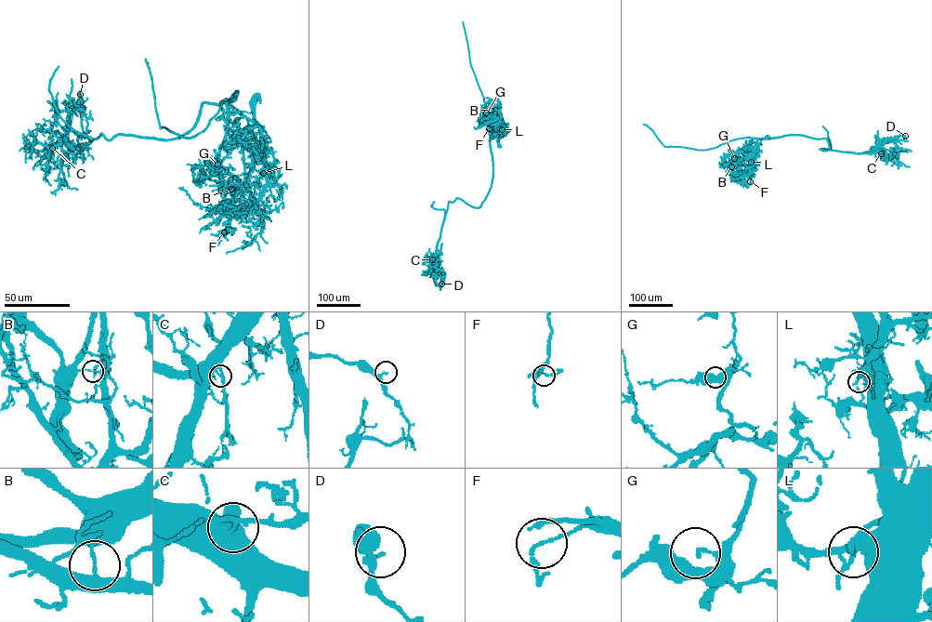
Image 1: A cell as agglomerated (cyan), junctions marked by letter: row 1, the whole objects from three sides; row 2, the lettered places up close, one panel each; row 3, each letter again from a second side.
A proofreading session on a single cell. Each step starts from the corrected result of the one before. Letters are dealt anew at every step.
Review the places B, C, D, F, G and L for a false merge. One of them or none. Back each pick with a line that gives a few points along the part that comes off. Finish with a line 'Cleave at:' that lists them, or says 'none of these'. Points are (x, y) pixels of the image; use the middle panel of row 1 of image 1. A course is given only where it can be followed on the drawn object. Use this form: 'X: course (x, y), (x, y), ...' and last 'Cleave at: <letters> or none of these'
B: course (491, 110), (492, 121), (502, 131), (496, 121), (497, 99)
Cleave at: B

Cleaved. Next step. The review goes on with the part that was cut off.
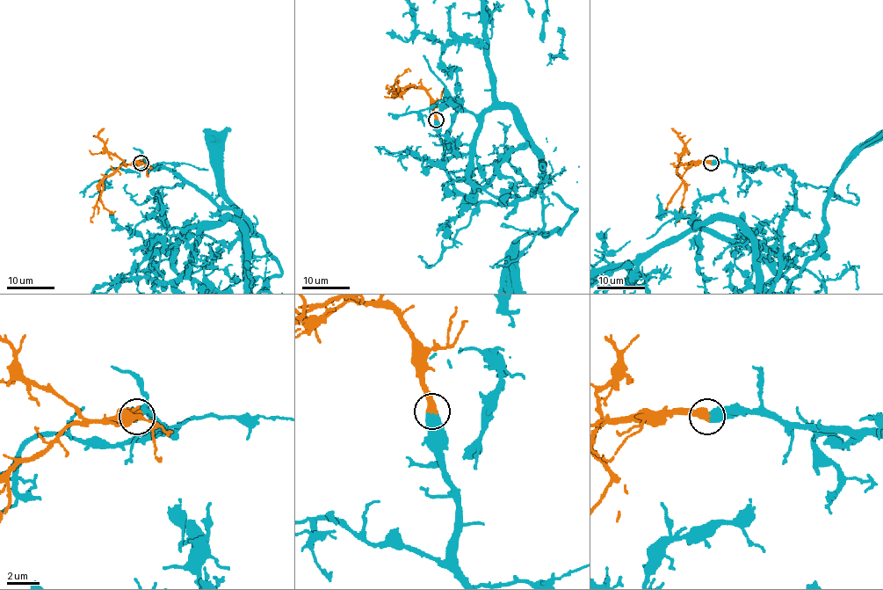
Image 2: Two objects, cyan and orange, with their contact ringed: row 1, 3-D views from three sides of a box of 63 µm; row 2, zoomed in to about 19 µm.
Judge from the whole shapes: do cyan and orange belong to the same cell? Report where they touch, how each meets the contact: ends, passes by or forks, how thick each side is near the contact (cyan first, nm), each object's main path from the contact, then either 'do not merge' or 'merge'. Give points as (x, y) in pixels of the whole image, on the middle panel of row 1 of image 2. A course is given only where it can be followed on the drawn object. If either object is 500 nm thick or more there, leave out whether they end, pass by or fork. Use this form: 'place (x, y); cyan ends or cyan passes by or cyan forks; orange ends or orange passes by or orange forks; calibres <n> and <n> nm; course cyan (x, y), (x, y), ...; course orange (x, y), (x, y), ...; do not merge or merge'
place (436, 120); calibres 600 and 550 nm; course cyan (436, 120), (443, 170), (473, 200), (524, 199), (546, 175), (576, 210), (560, 229), (519, 238); course orange (436, 120), (432, 98), (423, 90), (405, 86), (394, 94), (386, 87), (388, 84); merge

